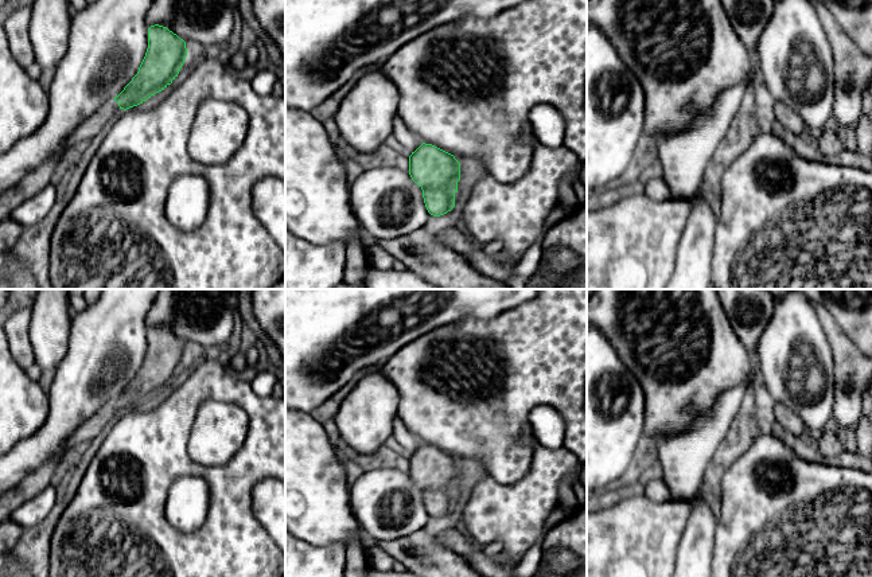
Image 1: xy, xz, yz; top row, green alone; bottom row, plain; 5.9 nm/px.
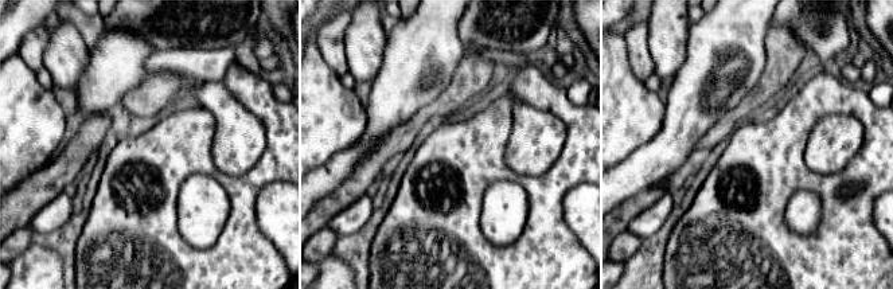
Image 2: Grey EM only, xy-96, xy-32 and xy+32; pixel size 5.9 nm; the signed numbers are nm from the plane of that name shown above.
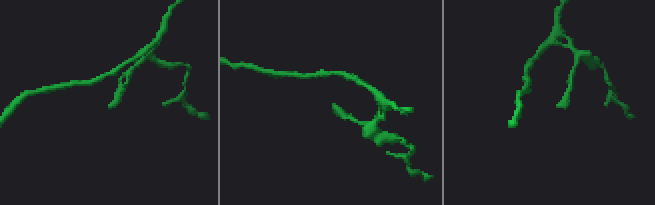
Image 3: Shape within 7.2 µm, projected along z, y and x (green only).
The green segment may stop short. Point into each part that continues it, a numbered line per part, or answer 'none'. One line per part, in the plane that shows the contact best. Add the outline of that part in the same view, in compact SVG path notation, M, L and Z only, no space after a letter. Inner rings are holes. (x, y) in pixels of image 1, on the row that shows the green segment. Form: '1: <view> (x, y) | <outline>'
1: xy (35, 180) | M114 98L106 100L90 117L85 118L67 139L62 151L51 155L38 168L28 172L19 183L0 194L0 223L11 218L11 214L26 200L35 196L51 183L54 171L63 155L78 143L89 143L104 126L109 124L113 114L120 109Z

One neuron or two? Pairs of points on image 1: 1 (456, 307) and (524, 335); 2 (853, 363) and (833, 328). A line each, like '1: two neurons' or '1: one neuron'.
1: two neurons
2: one neuron

